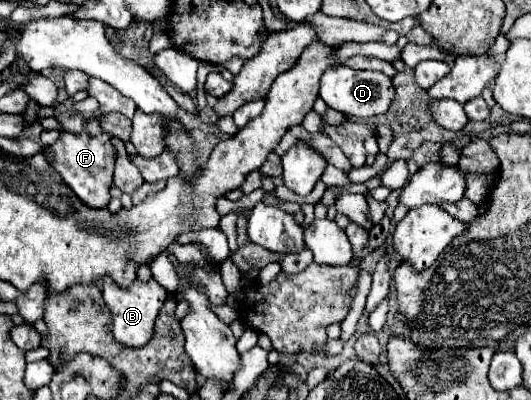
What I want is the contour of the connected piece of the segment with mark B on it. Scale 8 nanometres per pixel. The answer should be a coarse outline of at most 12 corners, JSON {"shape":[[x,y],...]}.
{"shape":[[104,279],[114,339],[150,341],[168,293],[154,279],[130,291]]}

